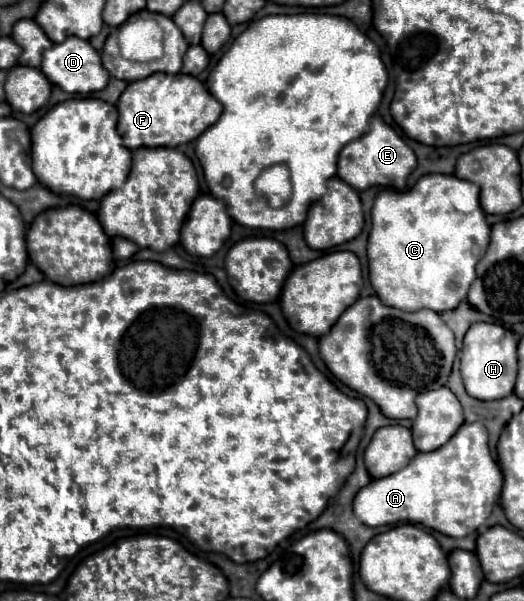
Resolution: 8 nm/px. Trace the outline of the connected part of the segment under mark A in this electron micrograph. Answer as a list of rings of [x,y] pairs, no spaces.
[[[481,421],[463,423],[443,447],[429,453],[417,453],[415,459],[395,475],[373,479],[359,489],[353,501],[353,513],[369,527],[409,521],[449,537],[465,537],[481,529],[491,515],[503,485],[503,473],[493,461],[487,441],[487,427]]]

